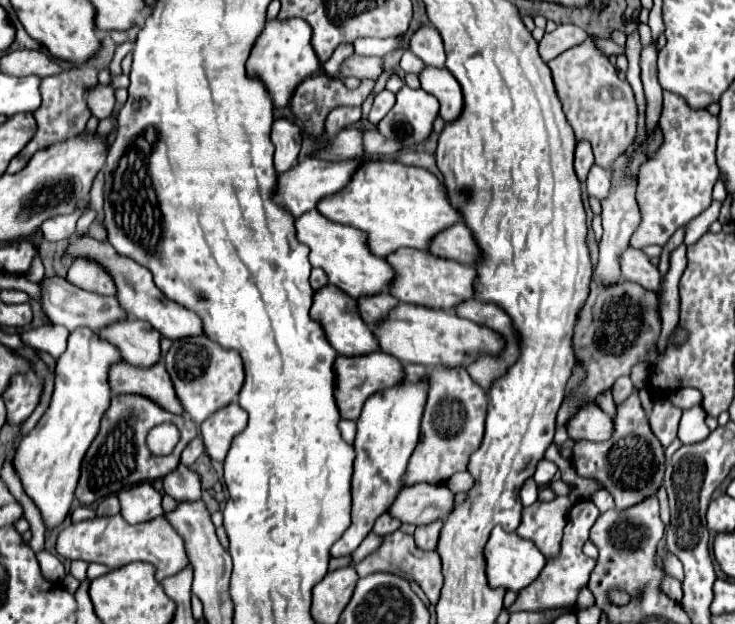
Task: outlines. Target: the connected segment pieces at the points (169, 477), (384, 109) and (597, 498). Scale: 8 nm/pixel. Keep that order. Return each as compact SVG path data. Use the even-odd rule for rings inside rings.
M180 464L174 472L166 474L162 478L162 484L164 484L164 492L170 494L176 502L202 498L198 474L194 470L190 470L188 466L184 466L184 464Z
M382 90L382 92L374 98L374 104L372 104L372 110L370 110L368 120L370 120L372 124L378 124L378 122L390 112L392 106L394 106L394 94L388 92L388 90Z
M602 490L602 492L598 492L598 494L594 494L594 498L592 498L592 502L596 504L596 508L600 510L600 512L606 512L606 510L610 510L610 508L614 508L614 498L606 492L606 490Z

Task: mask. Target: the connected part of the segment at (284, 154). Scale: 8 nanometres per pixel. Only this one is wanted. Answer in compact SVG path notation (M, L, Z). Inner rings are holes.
M286 118L274 120L274 124L272 124L272 144L276 146L274 168L276 168L276 172L286 172L286 168L292 168L296 164L300 148L302 148L300 128Z

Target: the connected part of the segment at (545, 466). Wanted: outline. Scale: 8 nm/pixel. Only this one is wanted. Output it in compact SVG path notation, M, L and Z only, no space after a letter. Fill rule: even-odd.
M543 459L537 464L533 478L538 487L542 487L552 481L557 471L558 467L554 462Z

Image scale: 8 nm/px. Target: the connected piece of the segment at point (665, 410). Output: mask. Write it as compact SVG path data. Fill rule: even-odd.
M654 404L650 412L650 428L654 436L658 436L660 444L666 448L676 440L678 432L678 422L680 422L682 410L672 406L672 404Z

